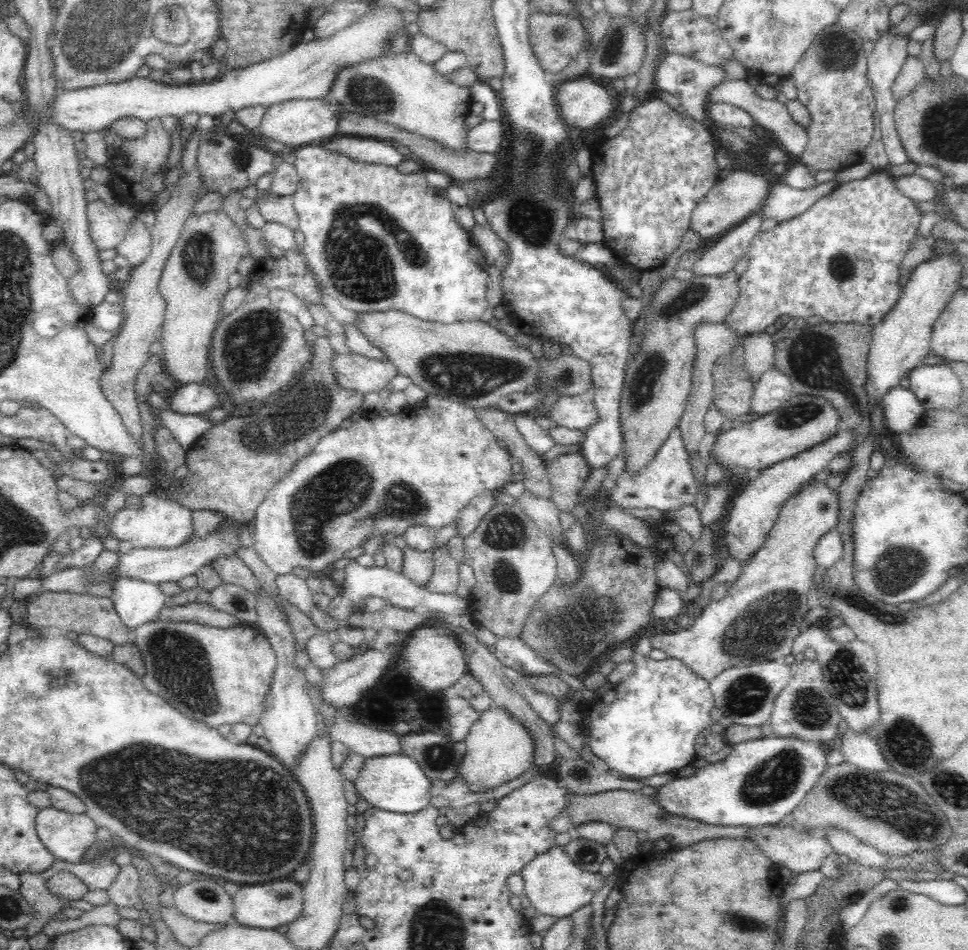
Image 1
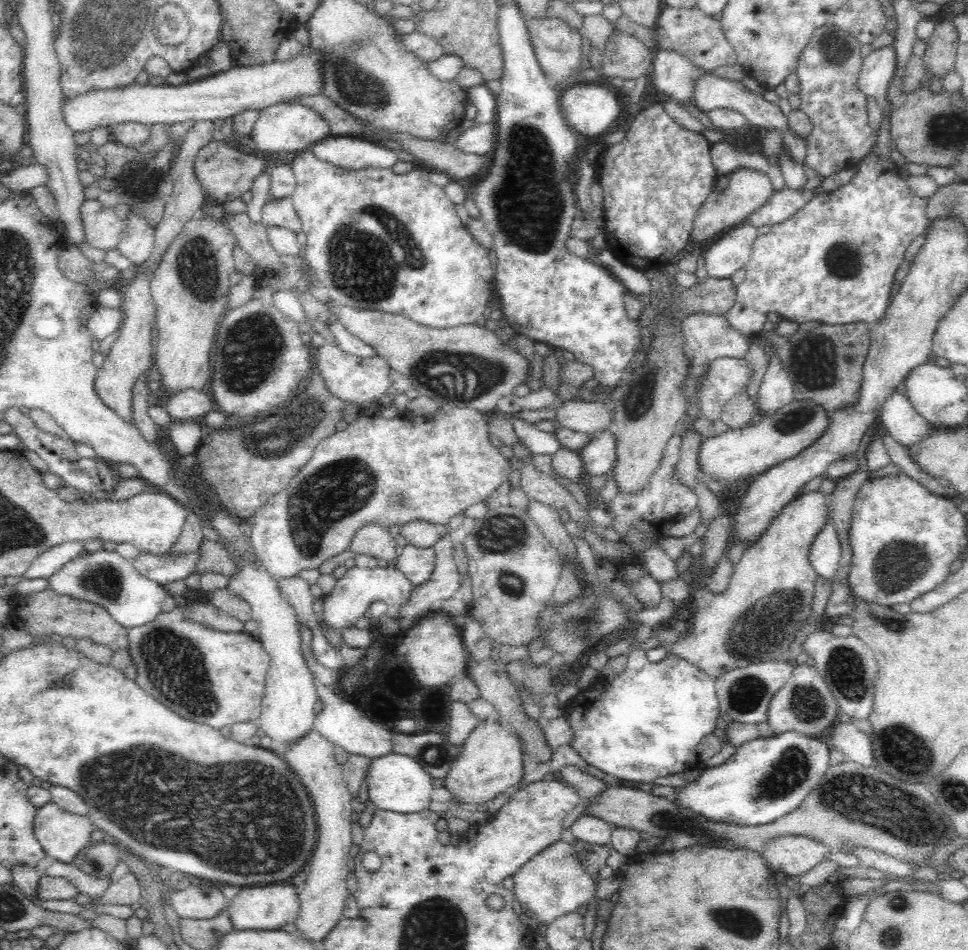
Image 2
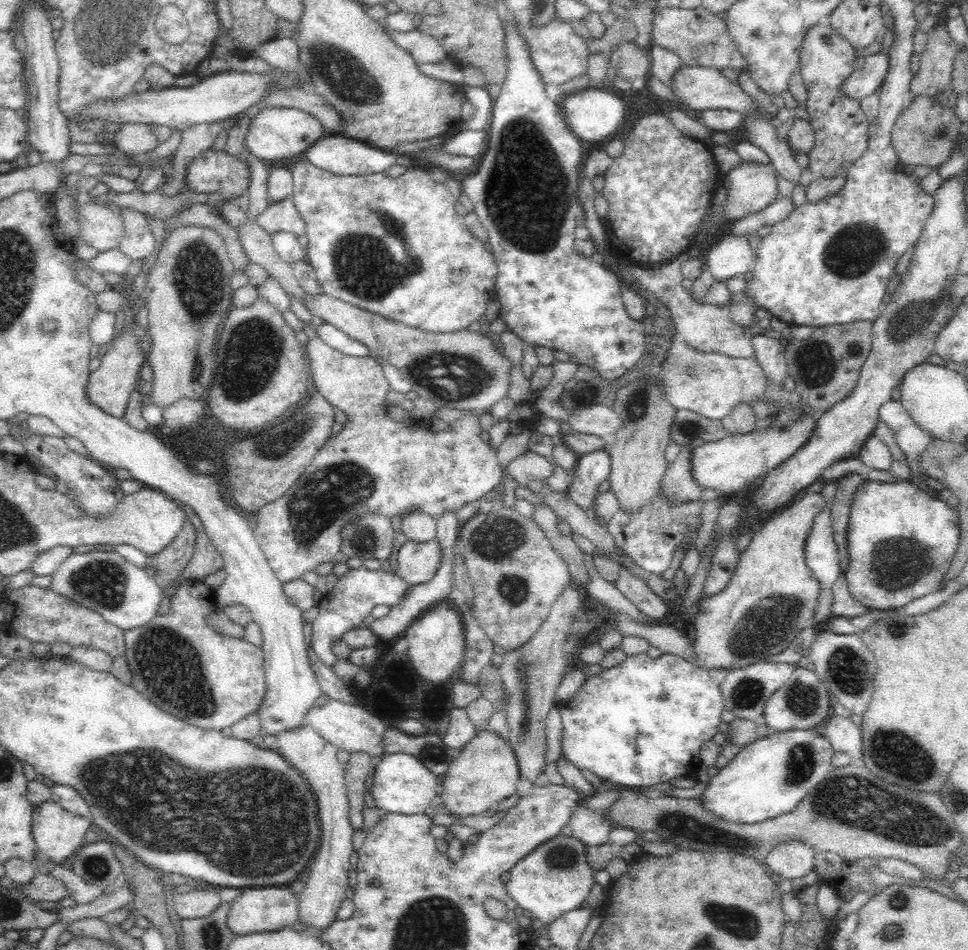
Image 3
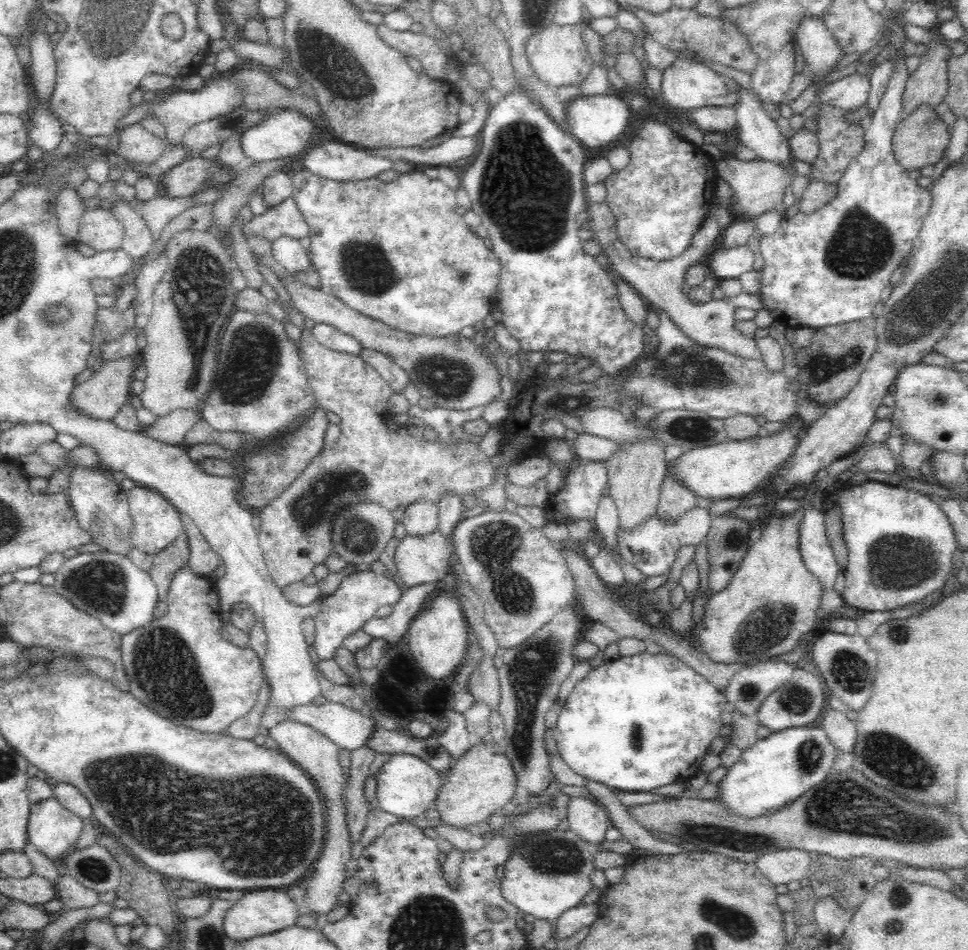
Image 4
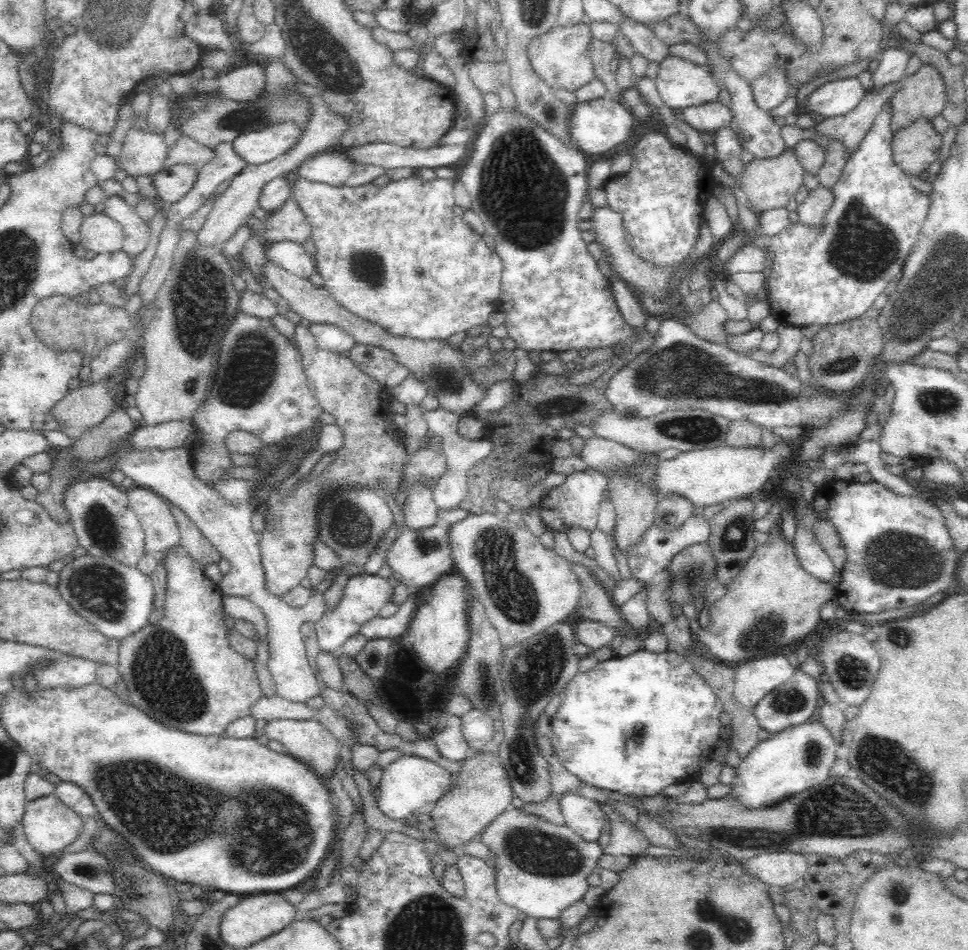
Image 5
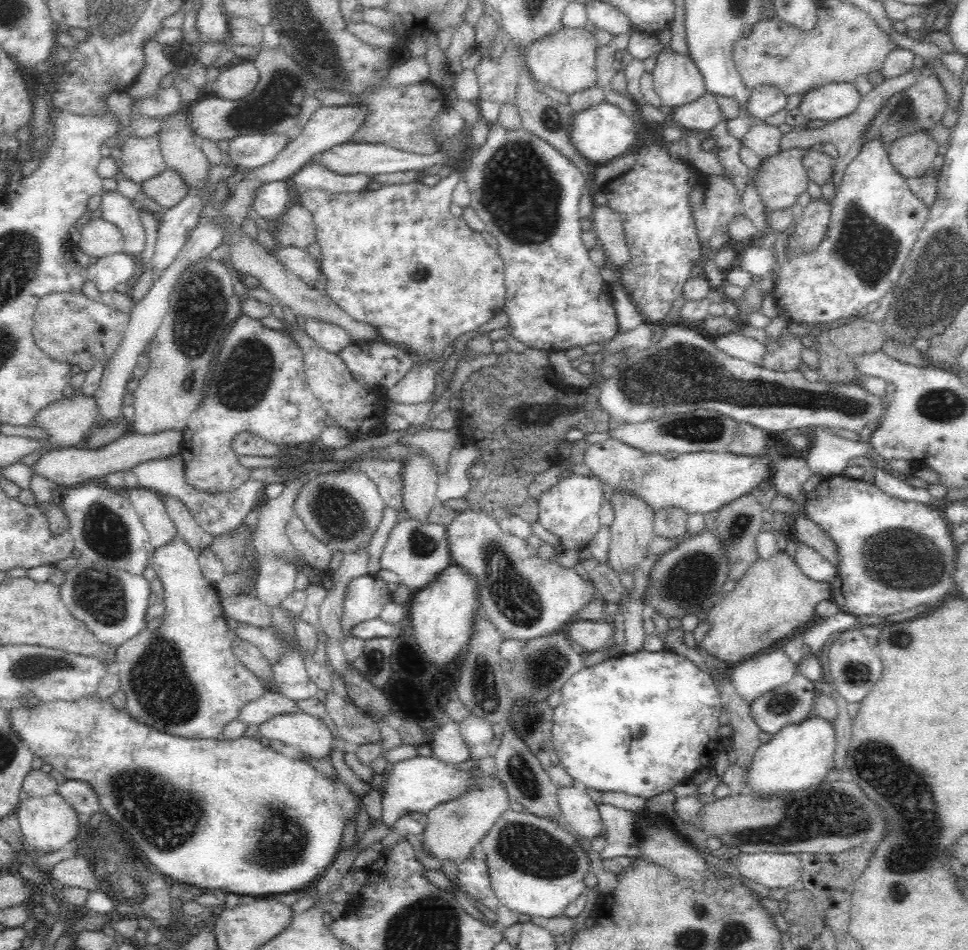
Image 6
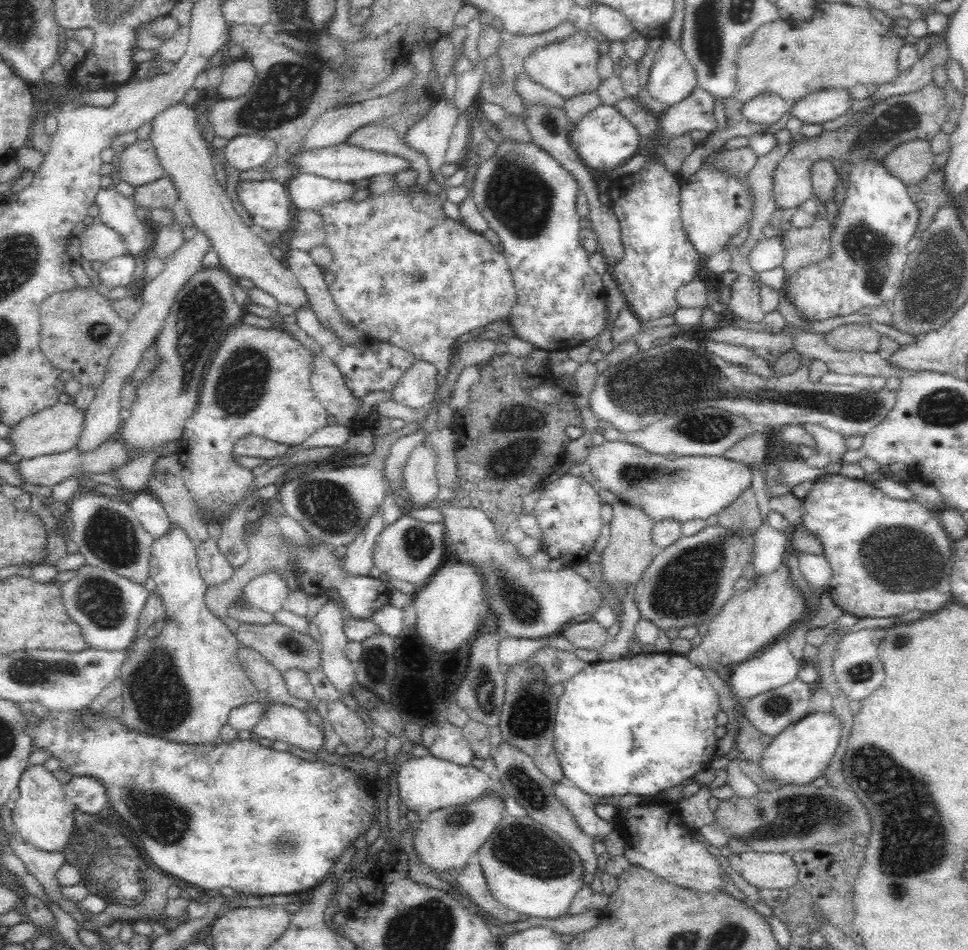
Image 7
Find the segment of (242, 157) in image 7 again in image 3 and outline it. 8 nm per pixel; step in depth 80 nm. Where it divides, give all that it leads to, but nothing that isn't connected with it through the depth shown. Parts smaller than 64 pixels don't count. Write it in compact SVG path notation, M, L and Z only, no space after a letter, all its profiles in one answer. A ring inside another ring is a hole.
M263 108L252 118L248 130L246 130L245 146L248 152L263 161L274 161L283 158L291 158L305 153L315 144L324 127L320 121L312 115L296 108Z

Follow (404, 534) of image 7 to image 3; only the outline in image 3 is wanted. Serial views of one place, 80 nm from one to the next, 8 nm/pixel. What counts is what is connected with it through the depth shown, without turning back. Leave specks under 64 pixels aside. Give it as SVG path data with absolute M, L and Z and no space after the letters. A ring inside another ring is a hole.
M437 537L428 542L406 542L395 552L393 564L397 574L410 586L430 580L441 563L441 546Z

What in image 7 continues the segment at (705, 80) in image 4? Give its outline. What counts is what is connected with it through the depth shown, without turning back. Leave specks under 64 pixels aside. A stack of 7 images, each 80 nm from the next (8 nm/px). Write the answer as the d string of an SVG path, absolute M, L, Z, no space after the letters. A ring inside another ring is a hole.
M662 37L649 68L646 90L652 98L668 106L686 98L698 84L694 67L688 62L678 41Z

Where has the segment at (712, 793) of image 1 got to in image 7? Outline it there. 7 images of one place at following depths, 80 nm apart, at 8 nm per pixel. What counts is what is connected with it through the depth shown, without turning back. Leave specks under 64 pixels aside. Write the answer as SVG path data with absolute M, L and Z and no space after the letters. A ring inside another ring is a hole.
M833 710L810 712L788 725L763 750L761 769L769 780L783 784L804 784L818 778L832 760L843 730L843 722Z

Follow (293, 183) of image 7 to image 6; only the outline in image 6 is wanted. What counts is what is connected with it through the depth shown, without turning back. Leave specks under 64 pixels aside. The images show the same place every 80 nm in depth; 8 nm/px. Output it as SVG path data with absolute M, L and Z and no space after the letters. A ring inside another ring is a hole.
M306 163L291 176L298 195L320 189L328 193L344 194L361 191L369 183L370 175L338 175L322 165Z

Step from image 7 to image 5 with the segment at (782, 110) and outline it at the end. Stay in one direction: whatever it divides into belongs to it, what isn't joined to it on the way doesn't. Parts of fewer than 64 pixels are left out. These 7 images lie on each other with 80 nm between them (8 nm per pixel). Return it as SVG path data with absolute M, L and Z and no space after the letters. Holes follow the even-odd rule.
M778 67L751 82L754 103L758 109L766 112L780 106L789 96L790 90L786 75Z

